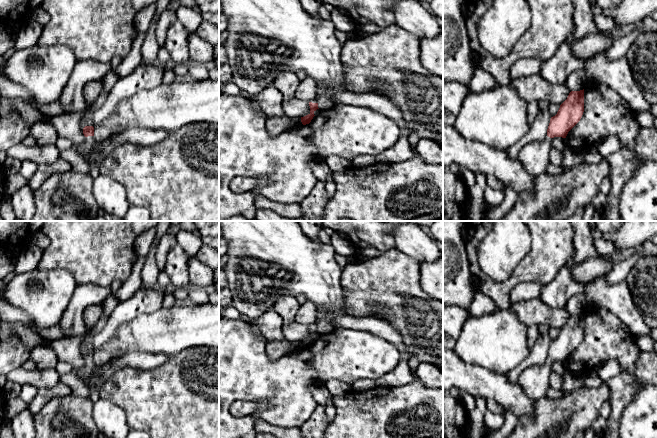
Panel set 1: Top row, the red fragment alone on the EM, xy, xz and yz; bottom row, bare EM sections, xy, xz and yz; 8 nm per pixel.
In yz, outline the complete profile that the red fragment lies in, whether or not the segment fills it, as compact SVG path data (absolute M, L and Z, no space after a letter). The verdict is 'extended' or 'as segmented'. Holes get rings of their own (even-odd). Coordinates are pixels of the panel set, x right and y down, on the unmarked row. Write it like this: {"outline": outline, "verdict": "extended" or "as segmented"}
{"outline": "M584 313L571 315L567 323L560 329L557 338L551 341L545 363L530 366L519 375L518 383L528 397L534 400L546 397L550 386L551 363L554 361L566 362L568 356L580 345L583 336Z", "verdict": "extended"}

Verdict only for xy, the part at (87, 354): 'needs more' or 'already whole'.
needs more

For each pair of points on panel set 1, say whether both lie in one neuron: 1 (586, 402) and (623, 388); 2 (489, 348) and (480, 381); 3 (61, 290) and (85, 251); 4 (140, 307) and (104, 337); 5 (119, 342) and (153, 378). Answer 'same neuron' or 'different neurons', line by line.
1: different neurons
2: different neurons
3: different neurons
4: same neuron
5: different neurons

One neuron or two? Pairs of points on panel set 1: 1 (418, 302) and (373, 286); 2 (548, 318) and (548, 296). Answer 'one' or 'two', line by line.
1: one
2: two

